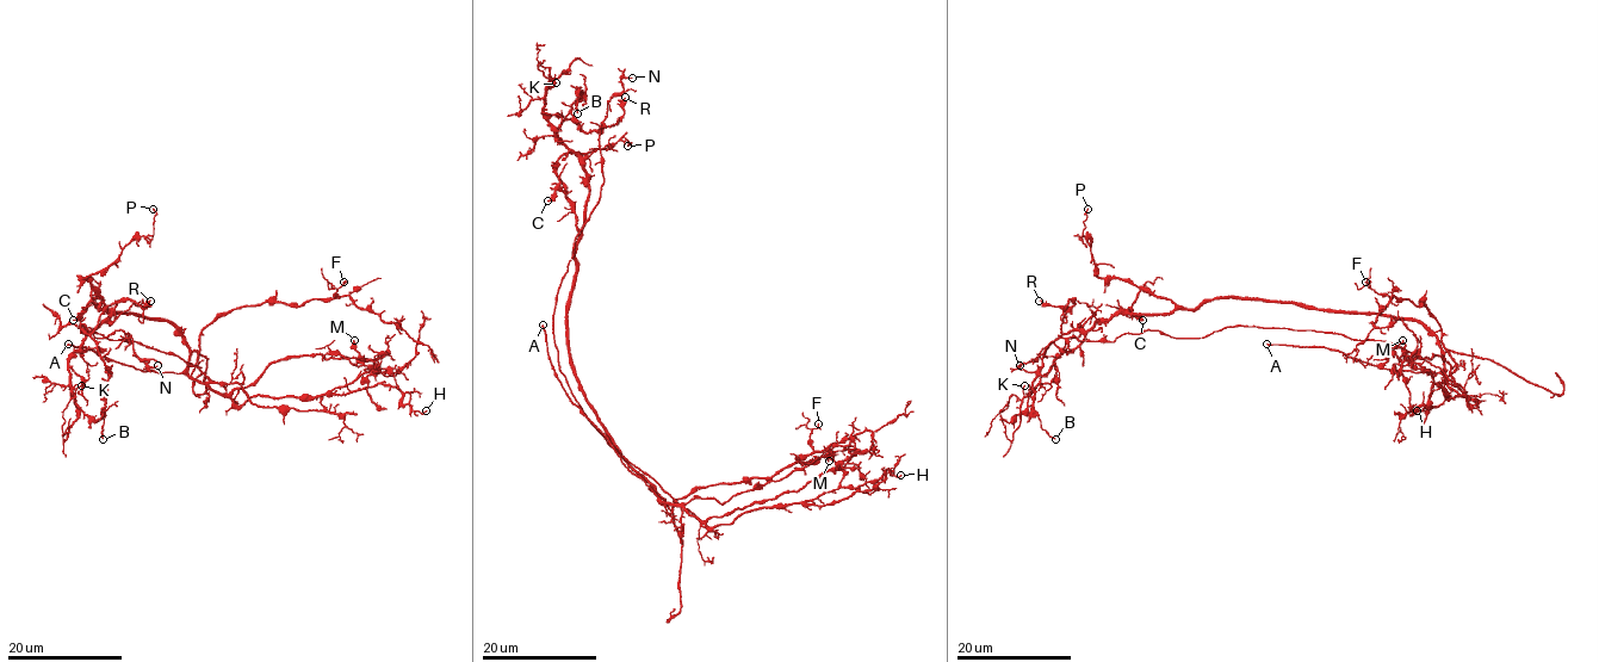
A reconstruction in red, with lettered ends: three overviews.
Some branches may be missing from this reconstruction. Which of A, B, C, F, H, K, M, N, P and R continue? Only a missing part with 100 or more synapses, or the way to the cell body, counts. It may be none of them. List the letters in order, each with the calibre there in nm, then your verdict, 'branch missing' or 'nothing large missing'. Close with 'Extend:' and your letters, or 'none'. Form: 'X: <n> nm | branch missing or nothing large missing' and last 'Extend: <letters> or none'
A: 180 nm | nothing large missing
B: 120 nm | nothing large missing
C: 240 nm | nothing large missing
F: 160 nm | nothing large missing
H: 130 nm | nothing large missing
K: 110 nm | nothing large missing
M: 140 nm | nothing large missing
N: 100 nm | nothing large missing
P: 120 nm | nothing large missing
R: 140 nm | nothing large missing
Extend: none

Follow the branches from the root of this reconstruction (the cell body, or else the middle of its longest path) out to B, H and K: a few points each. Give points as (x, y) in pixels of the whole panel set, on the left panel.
B: (188, 347), (166, 321), (109, 313), (93, 299), (115, 314), (82, 330), (95, 342), (109, 376), (103, 439)
H: (188, 347), (187, 372), (237, 406), (256, 396), (314, 397), (390, 384), (413, 412), (426, 410)
K: (188, 347), (166, 321), (109, 313), (94, 298), (115, 314), (68, 359), (74, 396), (81, 385)

